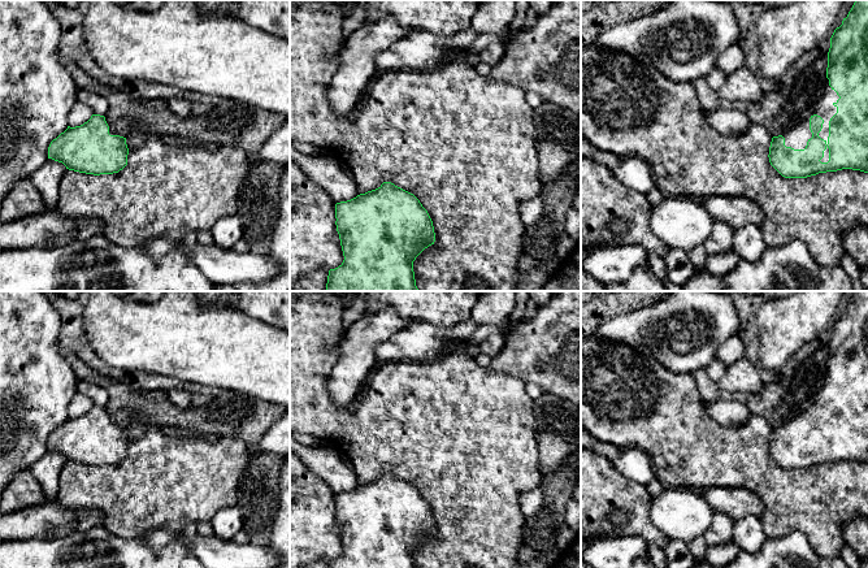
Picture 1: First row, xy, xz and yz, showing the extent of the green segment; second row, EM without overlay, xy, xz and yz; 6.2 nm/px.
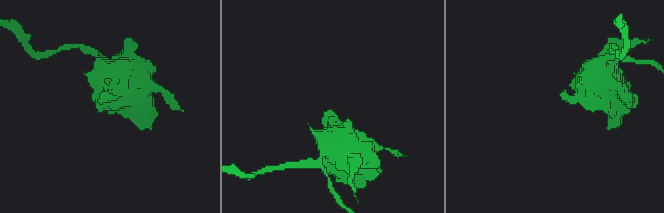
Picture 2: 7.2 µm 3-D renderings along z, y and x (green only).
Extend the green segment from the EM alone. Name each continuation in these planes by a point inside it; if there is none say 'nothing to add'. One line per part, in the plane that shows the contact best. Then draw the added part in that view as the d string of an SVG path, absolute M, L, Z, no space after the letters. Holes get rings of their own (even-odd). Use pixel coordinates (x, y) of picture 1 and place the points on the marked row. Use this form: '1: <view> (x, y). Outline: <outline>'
1: yz (797, 138). Outline: M826 78L823 96L817 101L815 109L806 118L803 118L798 125L795 125L793 129L781 134L785 138L785 146L791 147L794 149L806 148L807 142L812 138L812 133L810 130L810 118L813 114L817 114L824 120L823 129L819 133L819 136L824 139L828 144L829 121L837 113L837 107L834 107L833 104L837 103L838 99L839 96L829 86L829 79Z

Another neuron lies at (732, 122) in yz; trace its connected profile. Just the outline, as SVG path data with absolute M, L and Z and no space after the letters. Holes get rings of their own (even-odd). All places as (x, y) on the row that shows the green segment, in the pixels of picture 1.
M720 107L713 112L703 110L703 116L715 130L724 135L739 135L746 133L751 126L751 121L747 114L741 110L725 109Z

